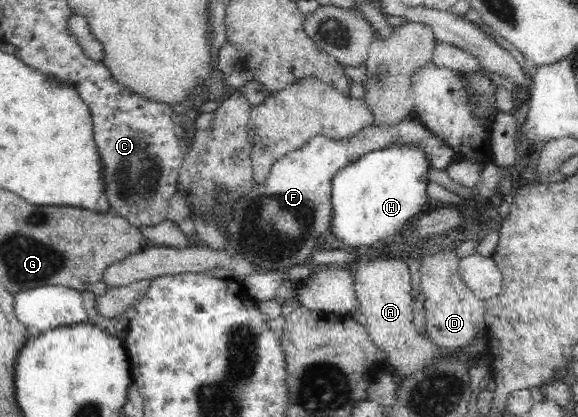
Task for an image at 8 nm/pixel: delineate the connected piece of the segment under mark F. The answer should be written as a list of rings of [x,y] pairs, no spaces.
[[[407,118],[385,128],[372,124],[357,136],[342,142],[315,136],[299,150],[275,160],[262,183],[254,182],[251,189],[230,204],[230,216],[214,221],[228,248],[239,253],[239,257],[247,258],[255,273],[288,271],[297,264],[309,262],[319,236],[328,230],[331,178],[364,154],[389,146],[403,148],[407,144],[418,148],[426,156],[428,164],[437,170],[446,170],[453,163],[448,146],[427,132],[415,118]]]

